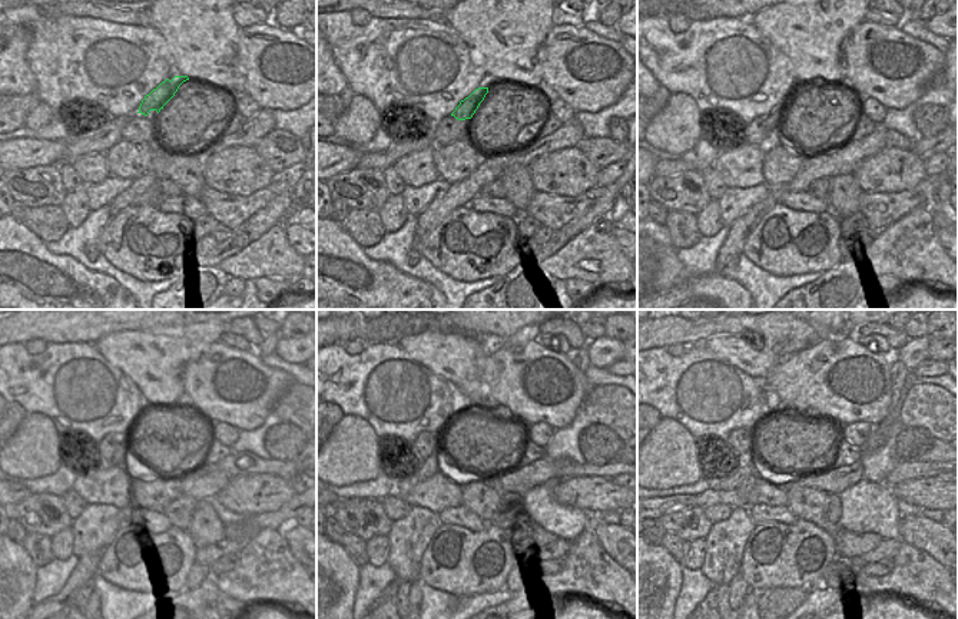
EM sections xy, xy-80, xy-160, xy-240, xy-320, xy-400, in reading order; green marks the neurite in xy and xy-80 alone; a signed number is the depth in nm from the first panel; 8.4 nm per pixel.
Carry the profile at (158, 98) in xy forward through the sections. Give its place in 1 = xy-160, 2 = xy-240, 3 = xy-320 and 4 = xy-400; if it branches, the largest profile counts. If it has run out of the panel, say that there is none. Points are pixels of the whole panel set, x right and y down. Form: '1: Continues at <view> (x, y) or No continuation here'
1: Continues at xy-160 (778, 113)
2: Continues at xy-240 (123, 449)
3: Continues at xy-320 (428, 467)
4: Continues at xy-400 (745, 470).

